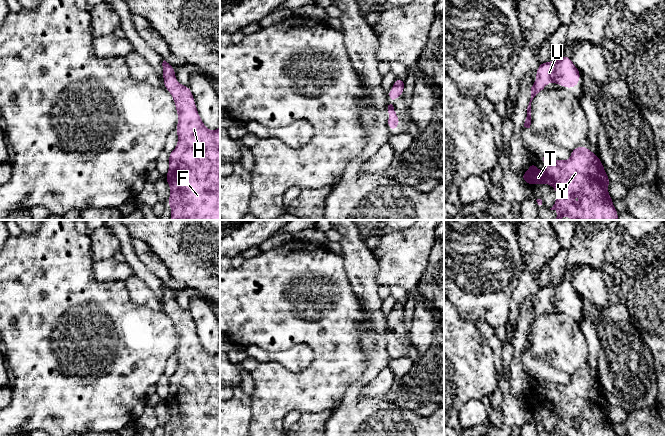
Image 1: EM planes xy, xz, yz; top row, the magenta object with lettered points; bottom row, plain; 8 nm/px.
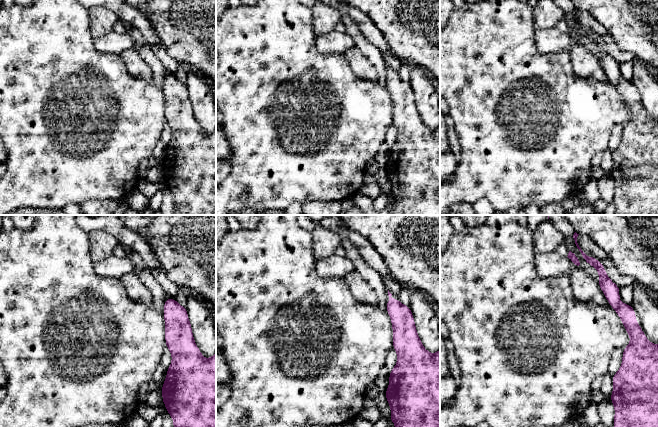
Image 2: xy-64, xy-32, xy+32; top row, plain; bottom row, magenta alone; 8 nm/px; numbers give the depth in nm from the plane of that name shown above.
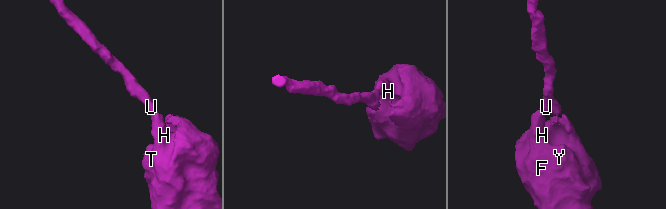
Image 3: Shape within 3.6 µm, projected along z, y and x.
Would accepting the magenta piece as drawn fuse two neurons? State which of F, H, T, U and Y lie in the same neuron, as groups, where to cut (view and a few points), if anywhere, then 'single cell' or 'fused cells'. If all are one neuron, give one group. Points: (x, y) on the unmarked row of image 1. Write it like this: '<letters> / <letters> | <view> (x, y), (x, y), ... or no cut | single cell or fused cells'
F H T U Y | no cut | single cell

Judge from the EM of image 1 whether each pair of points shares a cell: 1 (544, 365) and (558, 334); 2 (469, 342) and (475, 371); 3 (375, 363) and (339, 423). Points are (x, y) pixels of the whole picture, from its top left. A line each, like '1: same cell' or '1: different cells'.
1: different cells
2: same cell
3: same cell

